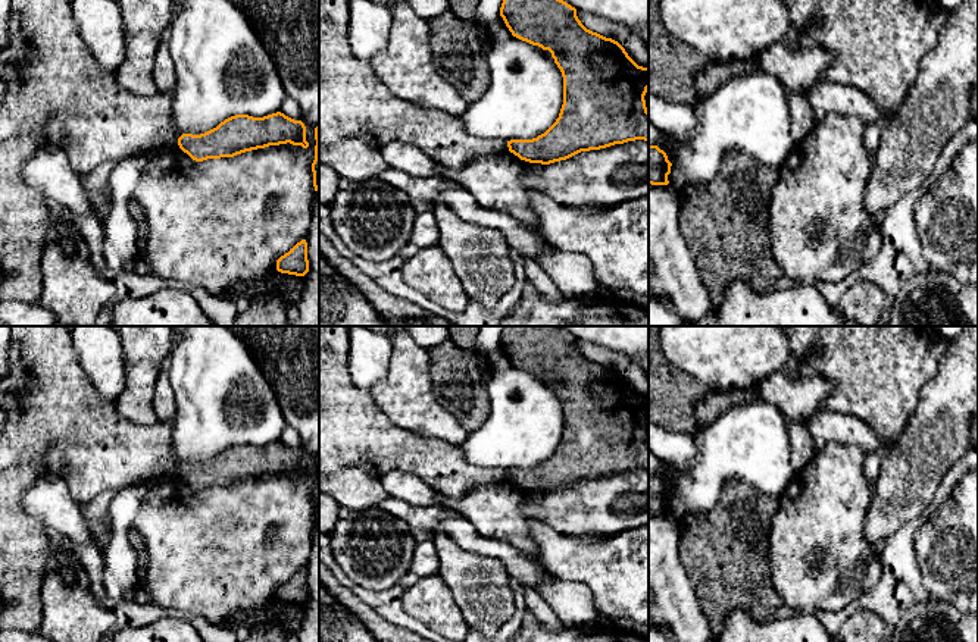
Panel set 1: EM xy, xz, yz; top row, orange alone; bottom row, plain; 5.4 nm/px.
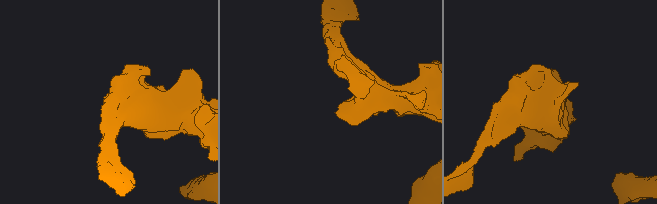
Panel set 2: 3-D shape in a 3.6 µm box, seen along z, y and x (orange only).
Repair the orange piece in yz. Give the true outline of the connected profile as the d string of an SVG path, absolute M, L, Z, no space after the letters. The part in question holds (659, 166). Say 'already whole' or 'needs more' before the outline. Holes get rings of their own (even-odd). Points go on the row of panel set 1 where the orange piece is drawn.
already whole; M649 144L649 184L668 185L668 175L671 173L672 163L668 156L657 145Z

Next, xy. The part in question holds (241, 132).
already whole; M281 112L263 118L235 115L204 134L182 134L178 138L179 148L196 162L234 157L287 143L303 148L309 147L304 123Z

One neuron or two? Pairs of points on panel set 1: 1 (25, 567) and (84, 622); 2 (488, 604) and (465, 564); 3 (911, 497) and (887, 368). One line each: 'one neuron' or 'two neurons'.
1: two neurons
2: one neuron
3: two neurons

